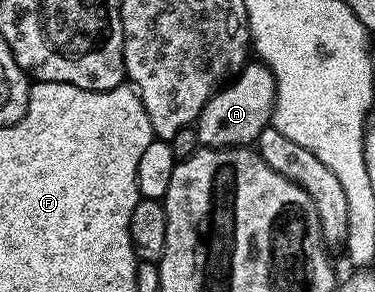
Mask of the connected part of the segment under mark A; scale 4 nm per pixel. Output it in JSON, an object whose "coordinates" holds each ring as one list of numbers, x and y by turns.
{"coordinates":[[260,60,245,63,236,75,237,80,217,91,203,108,201,117,195,123,197,138,202,147,210,150,249,148,257,137,270,125,275,100,273,74]]}

